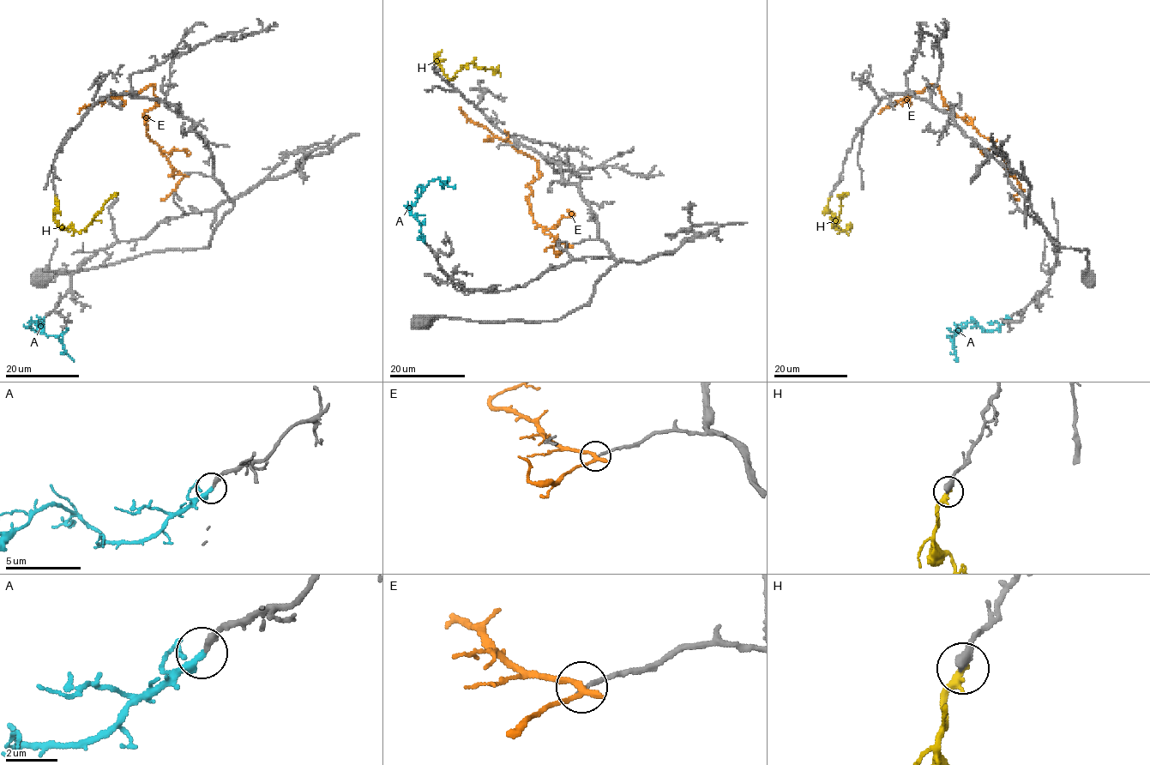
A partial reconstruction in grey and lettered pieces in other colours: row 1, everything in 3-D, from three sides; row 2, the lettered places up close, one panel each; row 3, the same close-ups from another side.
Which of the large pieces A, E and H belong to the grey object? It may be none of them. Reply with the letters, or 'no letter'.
A

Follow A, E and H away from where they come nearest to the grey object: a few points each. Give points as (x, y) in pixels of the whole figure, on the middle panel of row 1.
A: (425, 242), (418, 219), (410, 213), (410, 208), (429, 182), (437, 179), (454, 188)
E: (570, 245), (545, 234), (529, 211), (531, 189), (526, 185), (539, 176), (538, 162), (468, 118), (459, 107)
H: (436, 58), (438, 54), (435, 59), (452, 79), (470, 63), (484, 69), (495, 69), (500, 76)

